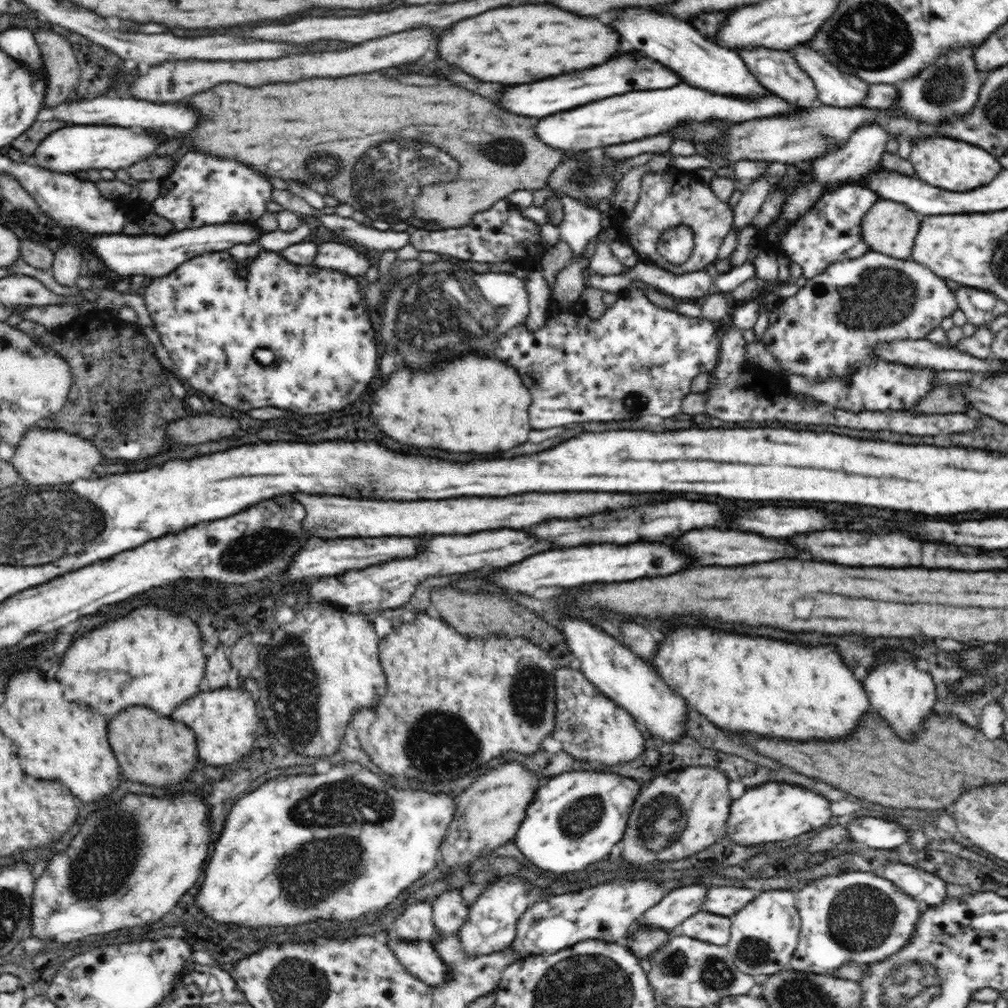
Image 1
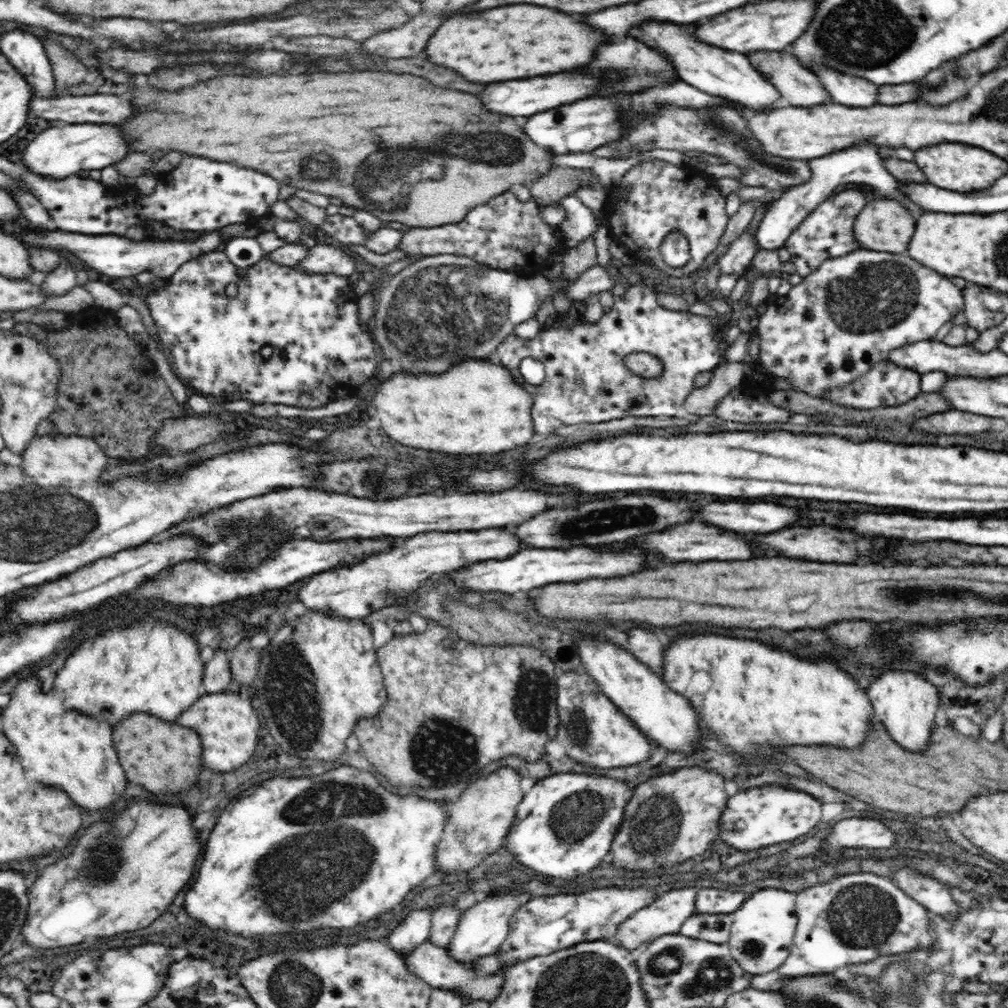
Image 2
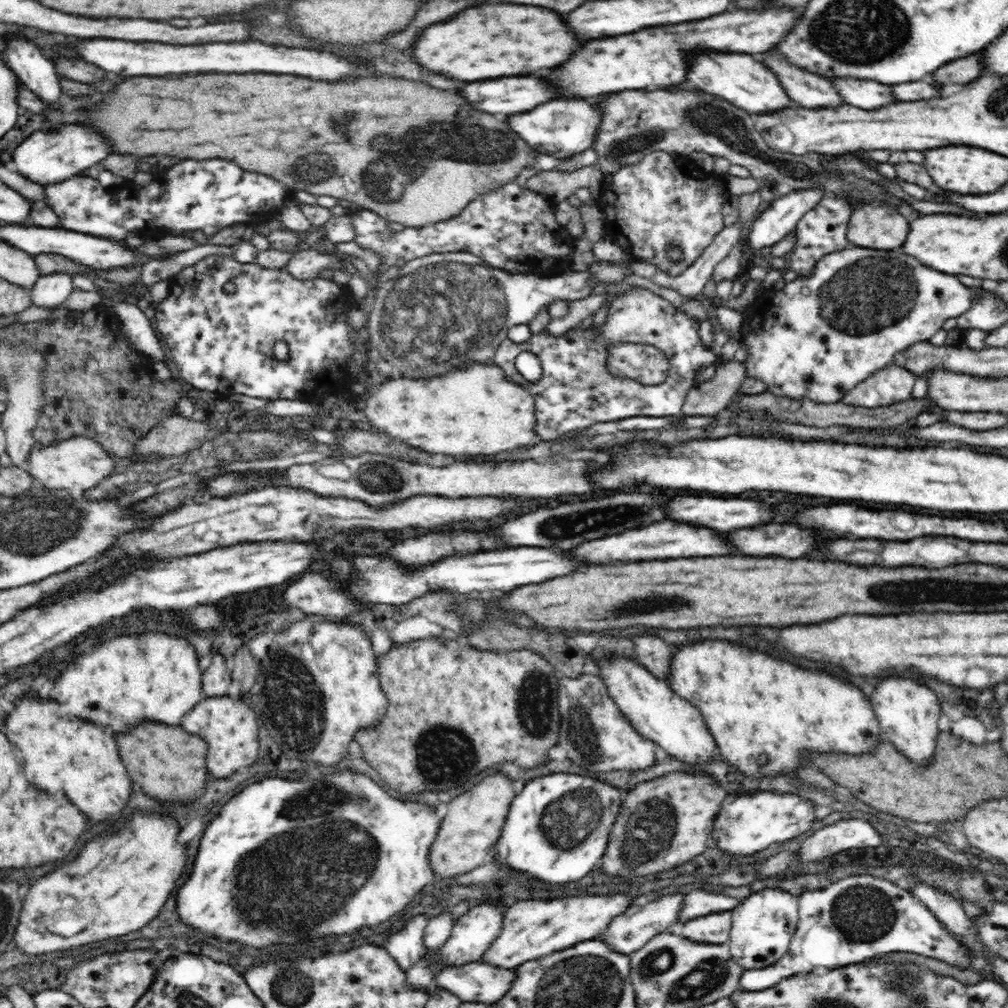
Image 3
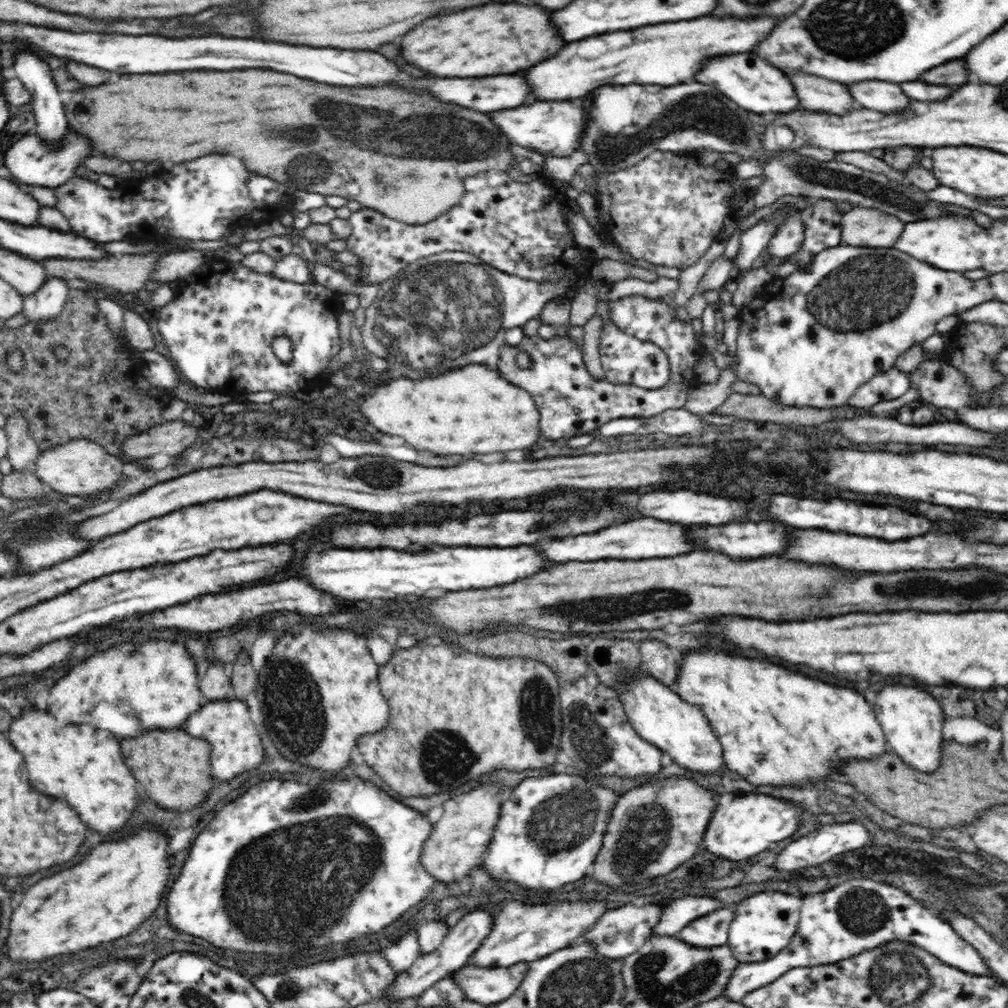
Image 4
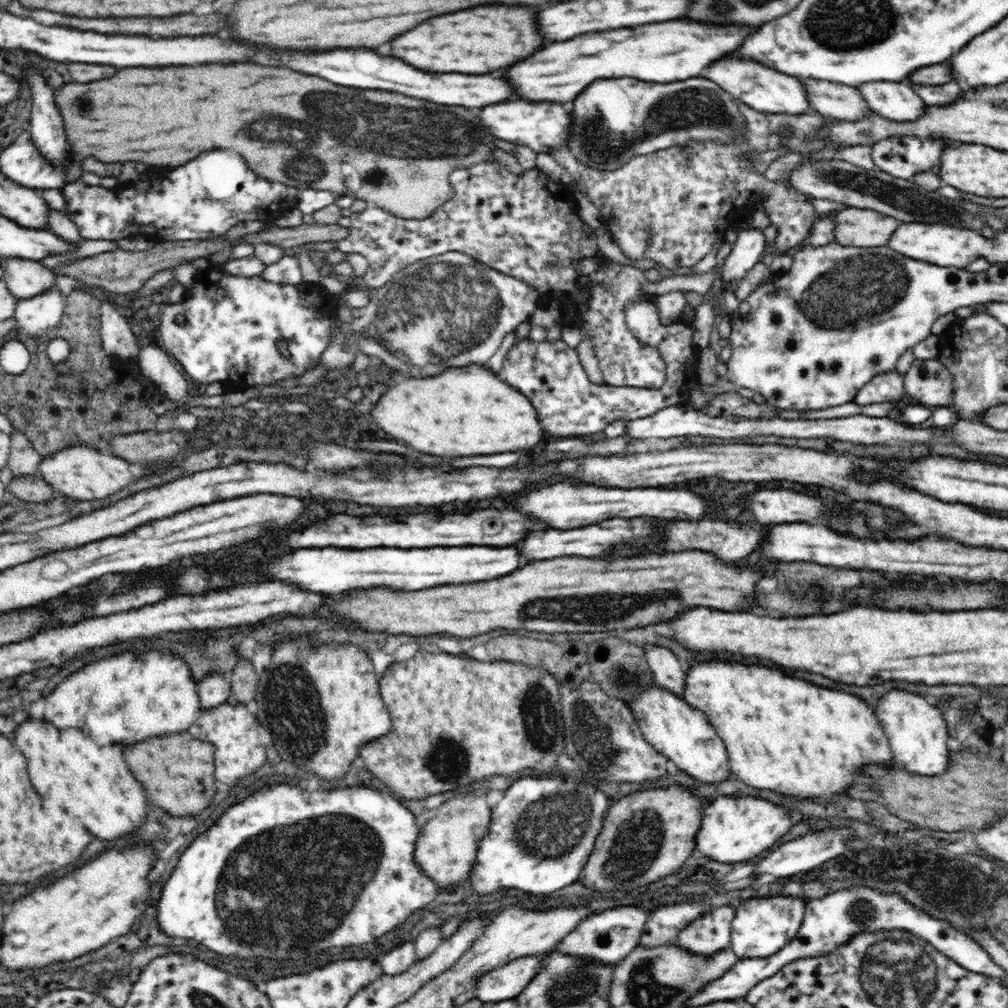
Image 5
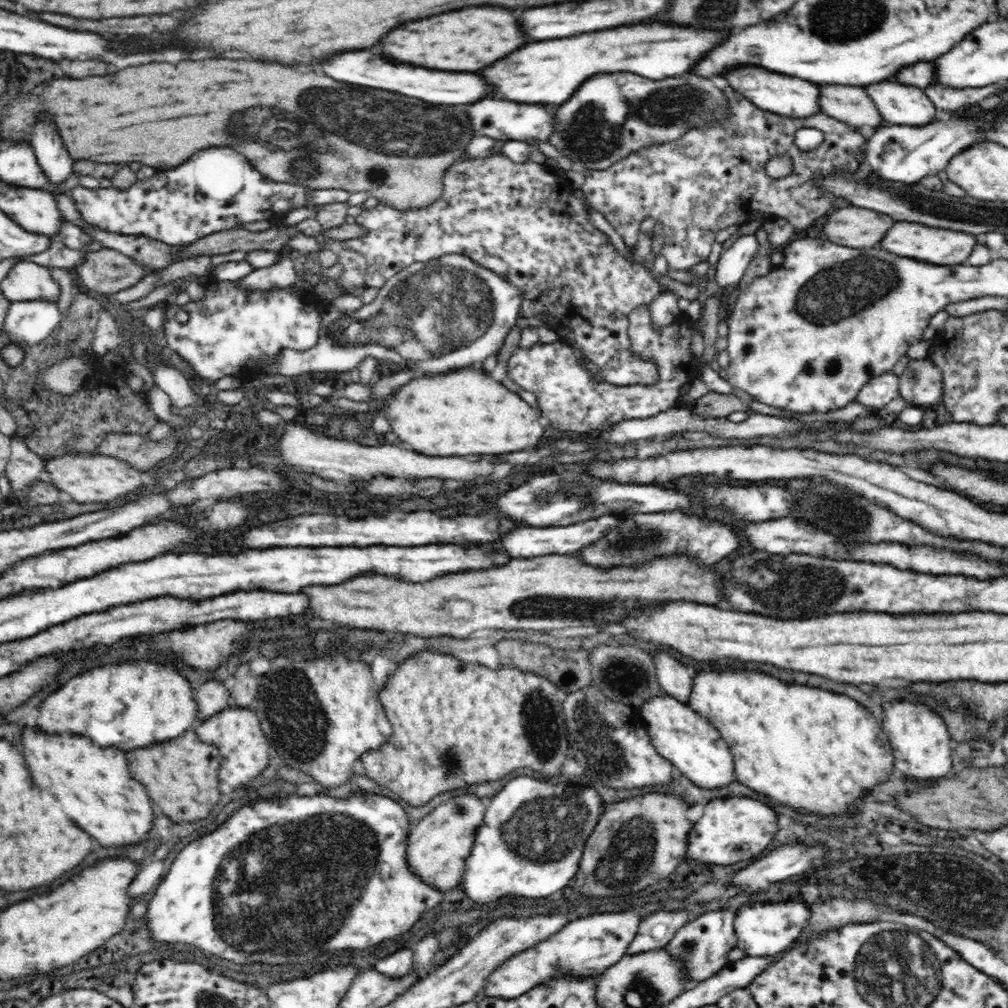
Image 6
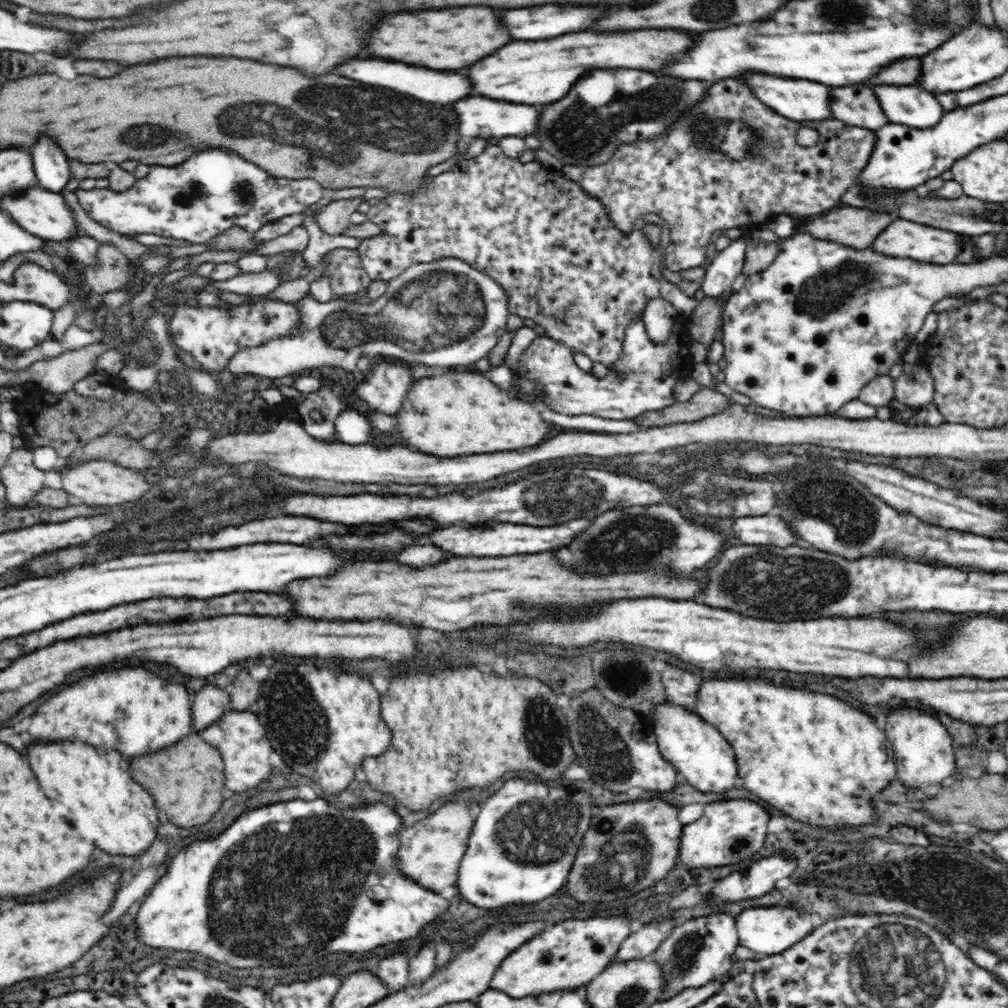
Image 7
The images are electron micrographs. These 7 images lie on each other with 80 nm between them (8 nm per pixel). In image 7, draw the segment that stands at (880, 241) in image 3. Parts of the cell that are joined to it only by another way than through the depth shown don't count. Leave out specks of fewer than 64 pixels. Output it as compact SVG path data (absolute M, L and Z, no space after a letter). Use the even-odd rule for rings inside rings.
M838 208L807 220L805 232L820 240L838 242L852 248L868 248L890 222L890 214L884 212L874 212L868 208Z

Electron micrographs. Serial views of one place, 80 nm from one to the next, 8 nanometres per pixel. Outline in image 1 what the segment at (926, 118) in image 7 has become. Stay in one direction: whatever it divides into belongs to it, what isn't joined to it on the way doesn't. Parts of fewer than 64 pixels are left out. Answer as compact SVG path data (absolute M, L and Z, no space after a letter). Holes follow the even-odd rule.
M798 45L790 53L797 60L798 66L814 80L819 104L848 108L859 106L863 98L867 97L870 86L868 82L840 72L820 52Z

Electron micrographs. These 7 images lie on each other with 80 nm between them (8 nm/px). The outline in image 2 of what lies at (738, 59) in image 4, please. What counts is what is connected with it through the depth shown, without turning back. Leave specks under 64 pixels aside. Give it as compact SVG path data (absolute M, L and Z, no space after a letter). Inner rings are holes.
M648 22L648 24L640 24L640 28L630 28L628 36L634 36L636 40L642 40L646 46L666 54L679 76L678 80L687 82L702 92L736 103L747 113L766 110L774 102L778 102L778 98L781 96L775 86L764 80L763 74L756 68L752 68L752 63L747 55L726 52L714 45L702 44L702 42L698 42L698 38L694 36L692 30L686 32L686 28L680 30L678 26L666 24L666 22L662 22L662 24Z

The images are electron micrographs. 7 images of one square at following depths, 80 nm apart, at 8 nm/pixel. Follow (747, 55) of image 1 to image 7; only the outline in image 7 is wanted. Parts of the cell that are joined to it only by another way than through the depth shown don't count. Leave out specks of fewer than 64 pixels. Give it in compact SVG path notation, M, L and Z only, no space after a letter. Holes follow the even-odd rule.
M854 84L844 88L834 88L831 92L829 107L832 118L850 126L860 126L874 131L890 123L870 88Z

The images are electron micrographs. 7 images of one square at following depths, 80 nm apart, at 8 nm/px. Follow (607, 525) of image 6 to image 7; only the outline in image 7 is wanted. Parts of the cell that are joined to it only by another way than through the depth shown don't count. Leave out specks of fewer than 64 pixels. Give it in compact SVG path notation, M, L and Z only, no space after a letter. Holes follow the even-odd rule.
M570 520L556 525L530 525L502 523L488 530L464 530L460 526L438 530L430 536L430 540L444 548L454 552L456 556L512 556L512 554L540 554L540 552L552 552L562 546L568 546L578 534L582 534L592 520Z

